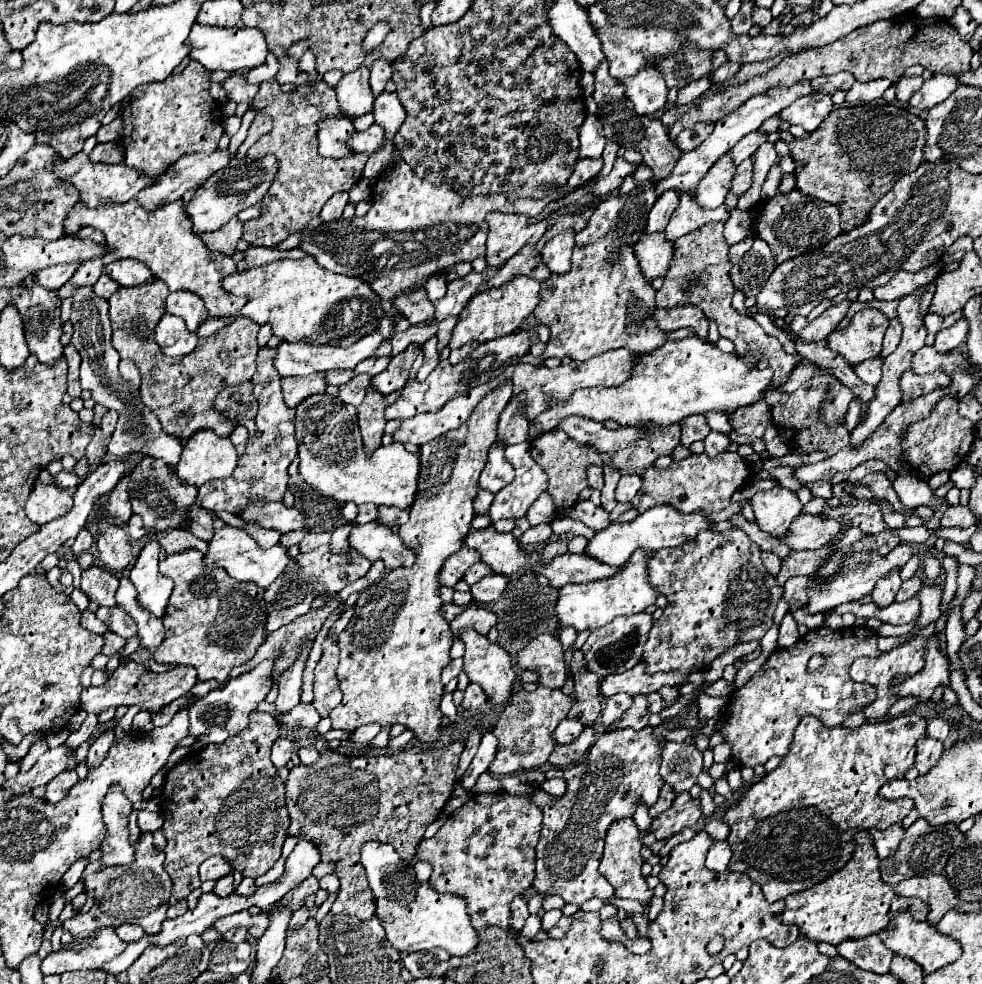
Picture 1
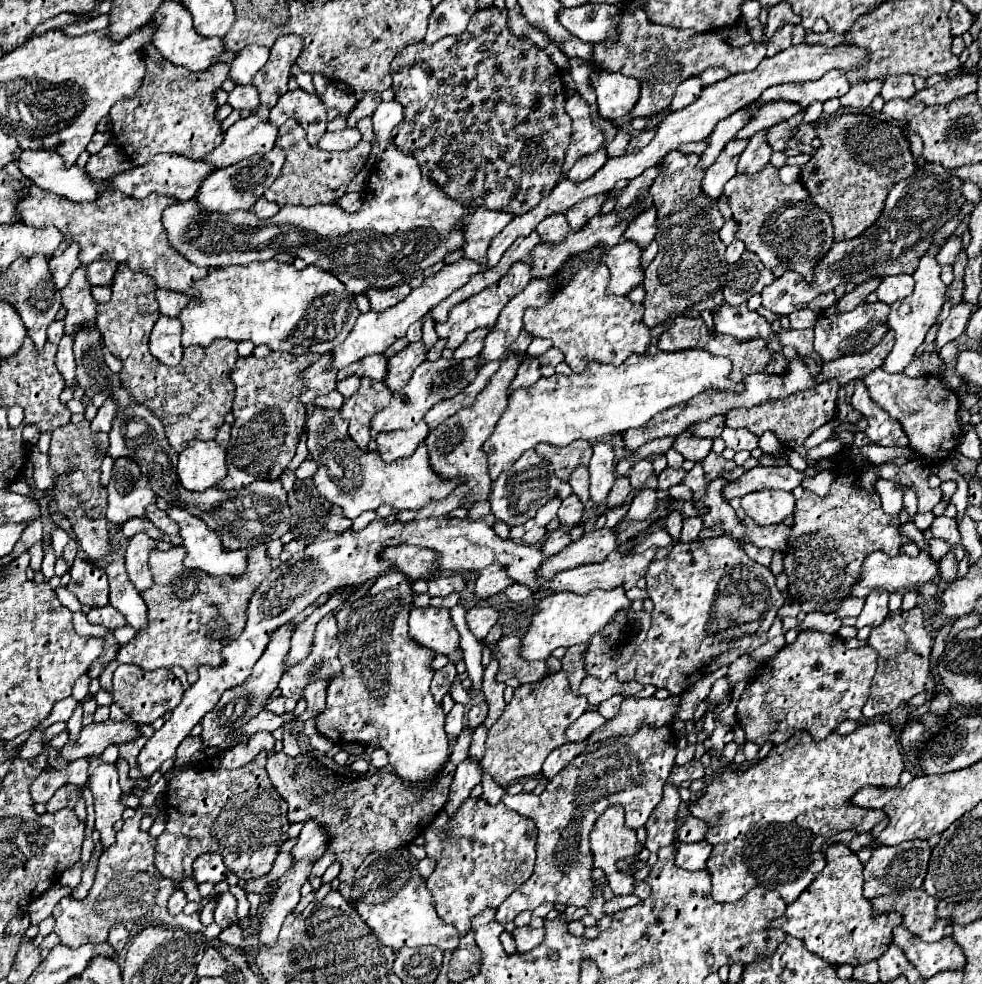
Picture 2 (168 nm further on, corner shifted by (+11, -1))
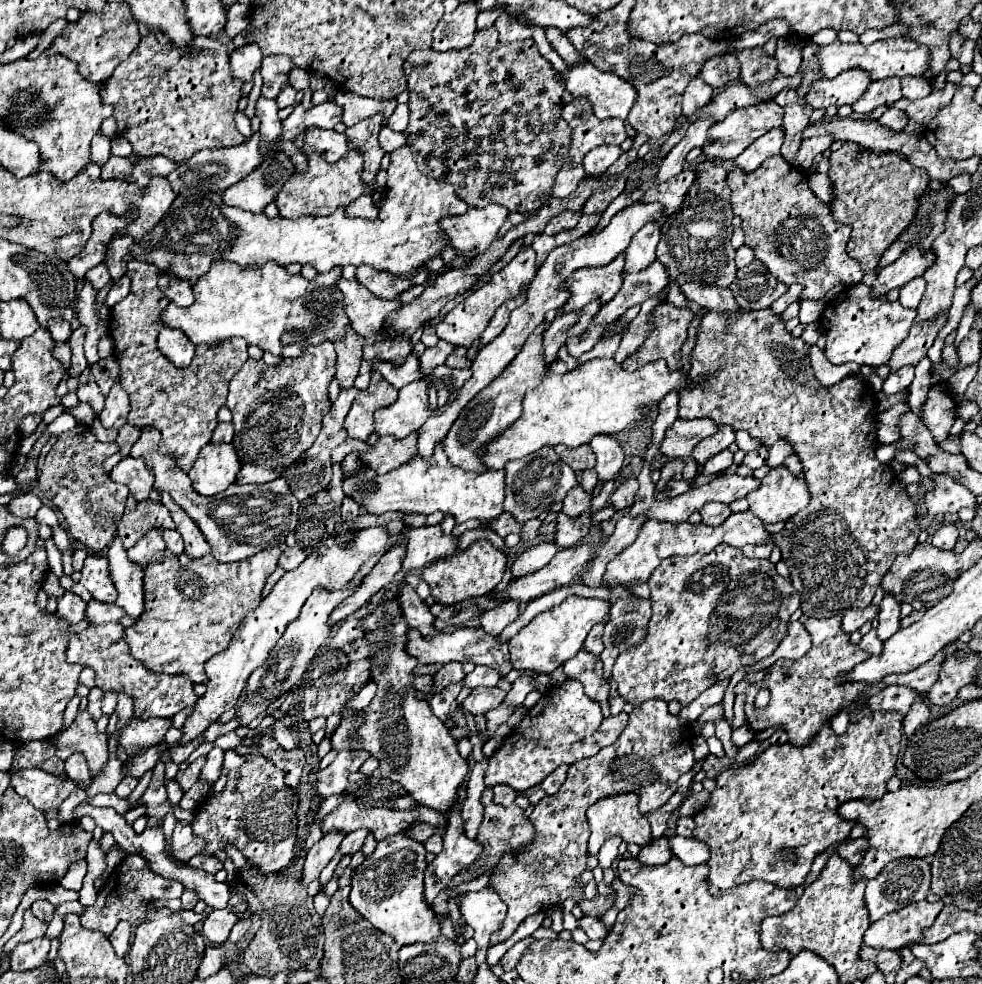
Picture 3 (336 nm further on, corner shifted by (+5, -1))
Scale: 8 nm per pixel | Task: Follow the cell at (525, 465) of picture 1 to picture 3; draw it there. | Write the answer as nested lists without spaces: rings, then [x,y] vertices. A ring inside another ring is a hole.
[[[545,446],[529,458],[521,458],[517,462],[509,462],[505,466],[505,512],[509,512],[517,522],[527,522],[531,518],[537,518],[543,510],[547,510],[553,502],[561,502],[565,494],[577,484],[575,472],[557,458],[553,446]]]

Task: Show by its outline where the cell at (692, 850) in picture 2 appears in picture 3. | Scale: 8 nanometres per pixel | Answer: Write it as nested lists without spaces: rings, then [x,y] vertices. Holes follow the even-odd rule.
[[[675,834],[669,838],[669,848],[683,864],[705,864],[709,858],[707,846],[695,838],[681,838]]]

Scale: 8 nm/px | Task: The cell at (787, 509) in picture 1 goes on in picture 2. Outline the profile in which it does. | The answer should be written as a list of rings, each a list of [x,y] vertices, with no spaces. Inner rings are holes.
[[[763,490],[743,496],[741,506],[747,512],[747,516],[759,526],[781,524],[789,514],[793,514],[795,498],[791,492]]]

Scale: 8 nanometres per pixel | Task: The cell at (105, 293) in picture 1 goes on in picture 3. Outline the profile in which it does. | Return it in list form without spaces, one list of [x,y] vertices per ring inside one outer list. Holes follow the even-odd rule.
[[[123,276],[117,284],[113,284],[113,288],[111,288],[109,296],[107,296],[107,306],[113,308],[117,302],[121,302],[129,294],[129,290],[131,290],[131,282],[129,282],[127,276]]]

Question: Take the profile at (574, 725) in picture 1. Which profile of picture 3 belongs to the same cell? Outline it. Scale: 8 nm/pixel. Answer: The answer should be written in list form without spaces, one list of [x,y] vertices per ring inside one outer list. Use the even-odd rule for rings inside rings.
[[[625,712],[617,714],[617,716],[609,716],[603,720],[601,728],[595,732],[593,738],[597,740],[599,746],[611,746],[619,738],[619,734],[625,730],[627,724],[629,724],[629,716]]]

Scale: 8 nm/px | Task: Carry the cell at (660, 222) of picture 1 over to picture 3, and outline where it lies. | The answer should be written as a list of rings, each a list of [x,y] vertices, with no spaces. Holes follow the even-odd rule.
[[[647,224],[643,226],[635,236],[631,246],[625,252],[625,272],[639,272],[653,264],[655,258],[655,248],[659,244],[659,226],[657,224]]]

